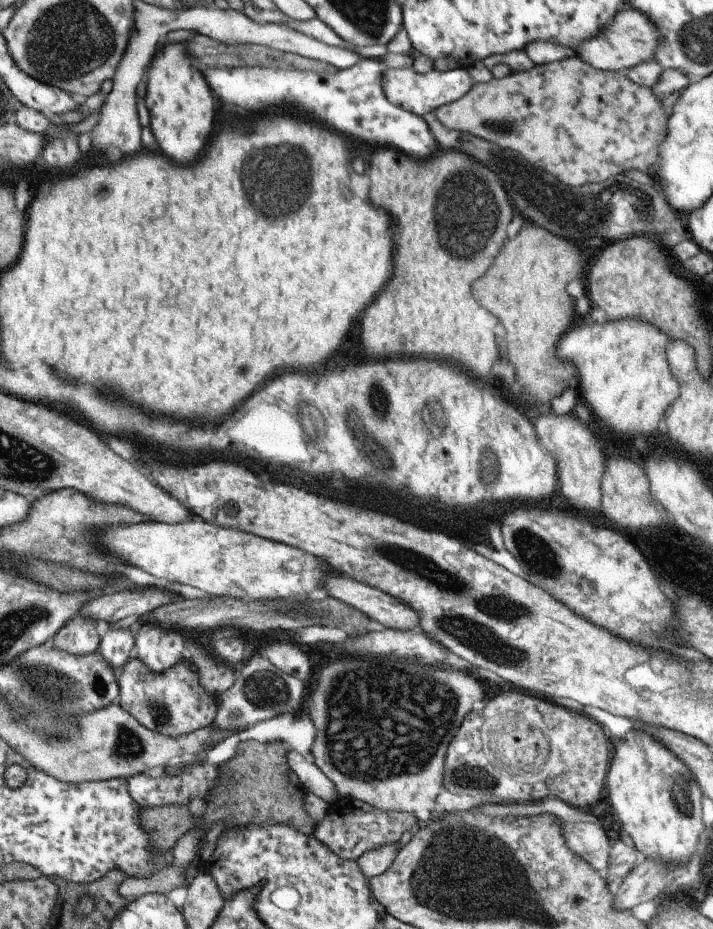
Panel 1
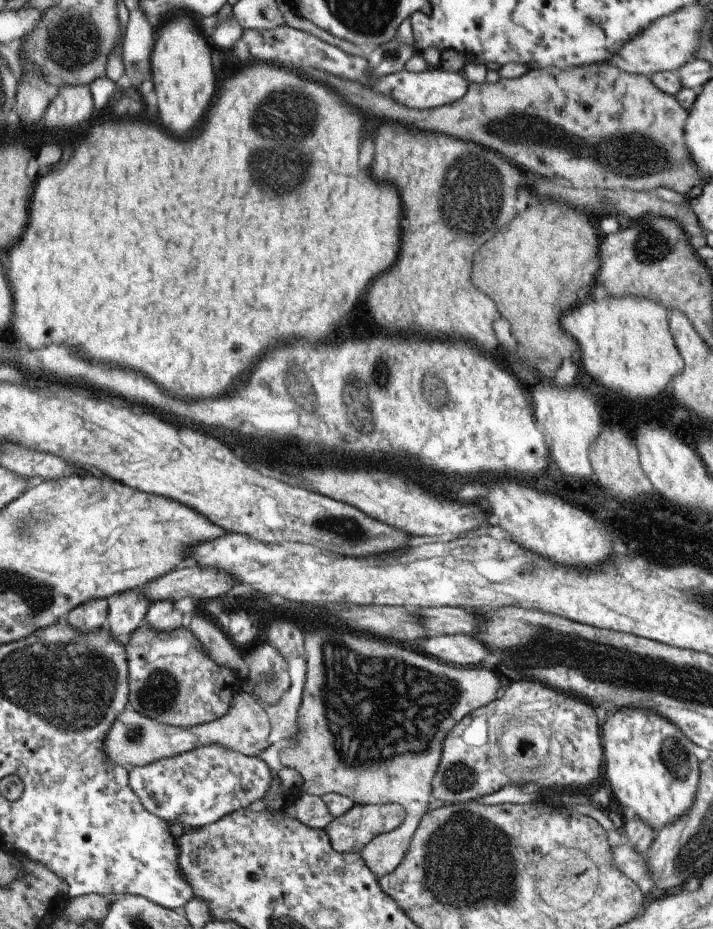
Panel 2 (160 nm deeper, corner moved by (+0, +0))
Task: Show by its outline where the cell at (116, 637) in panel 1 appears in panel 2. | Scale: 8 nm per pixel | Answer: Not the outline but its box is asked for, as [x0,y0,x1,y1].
[106,589,150,646]

